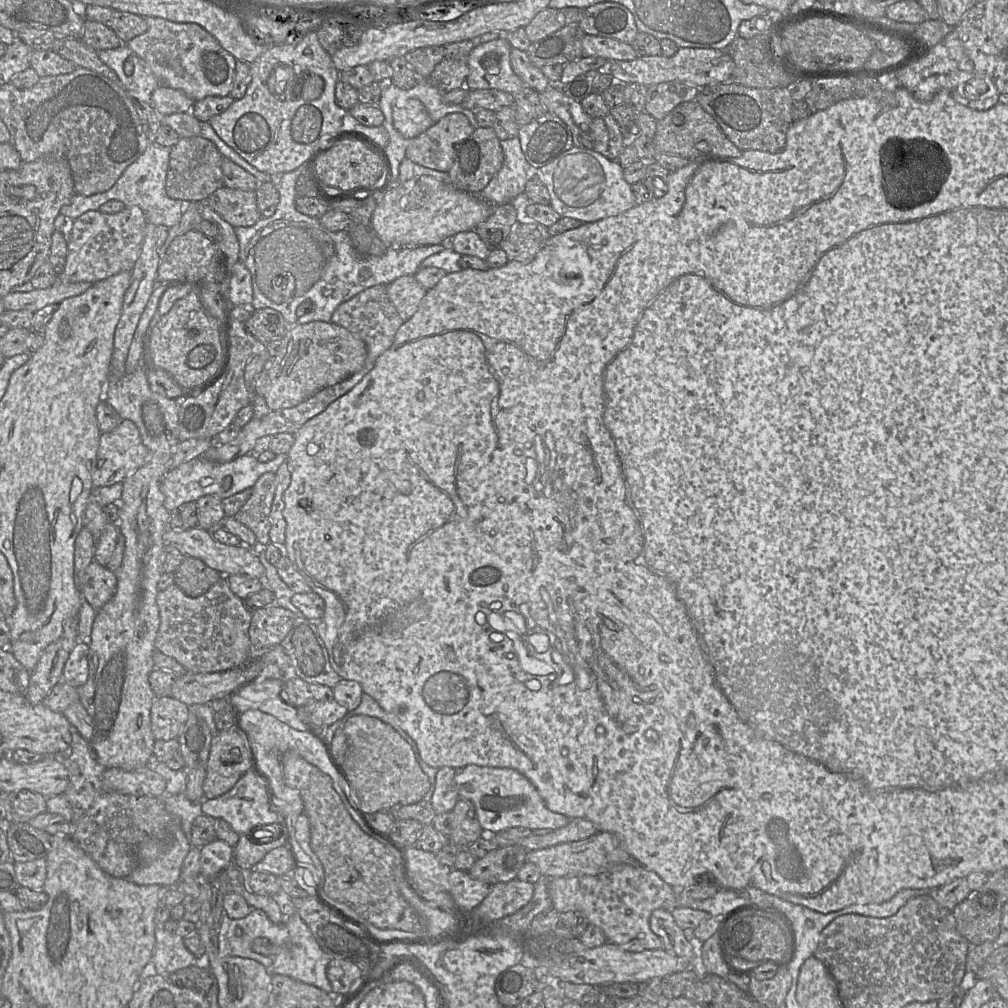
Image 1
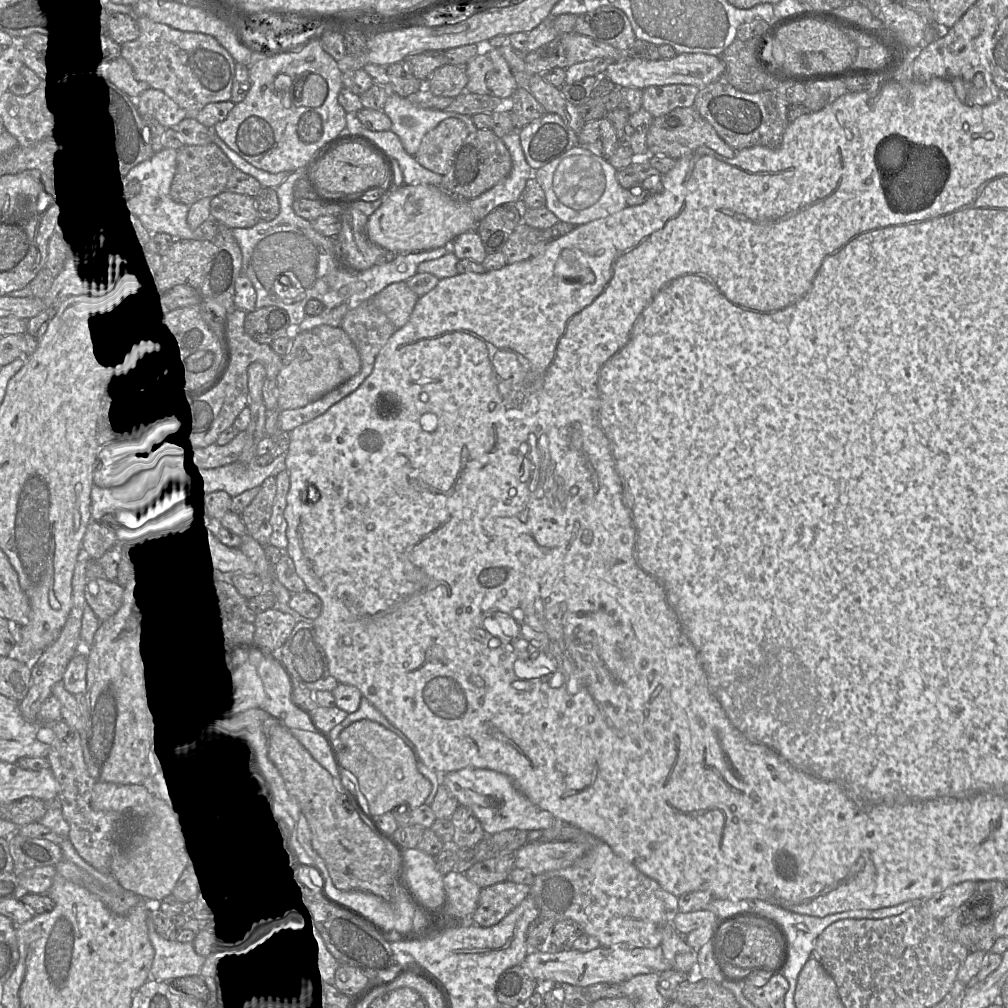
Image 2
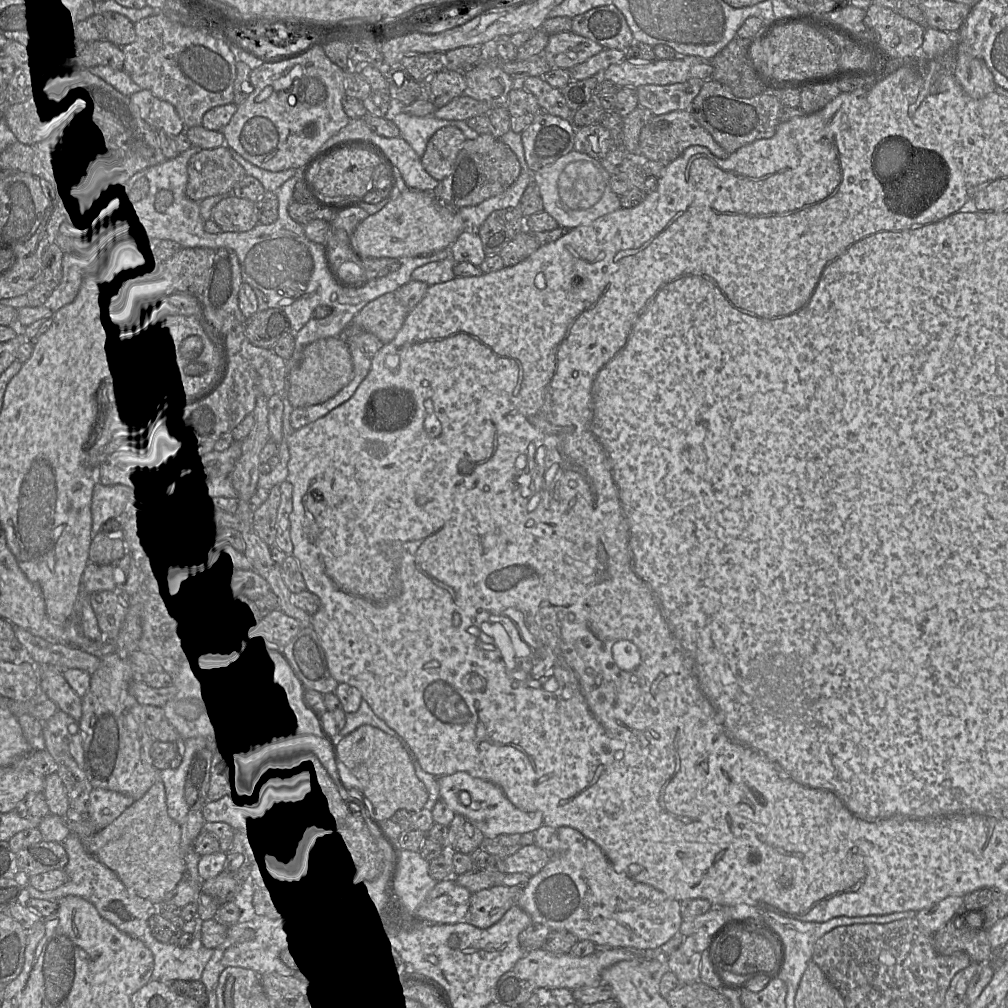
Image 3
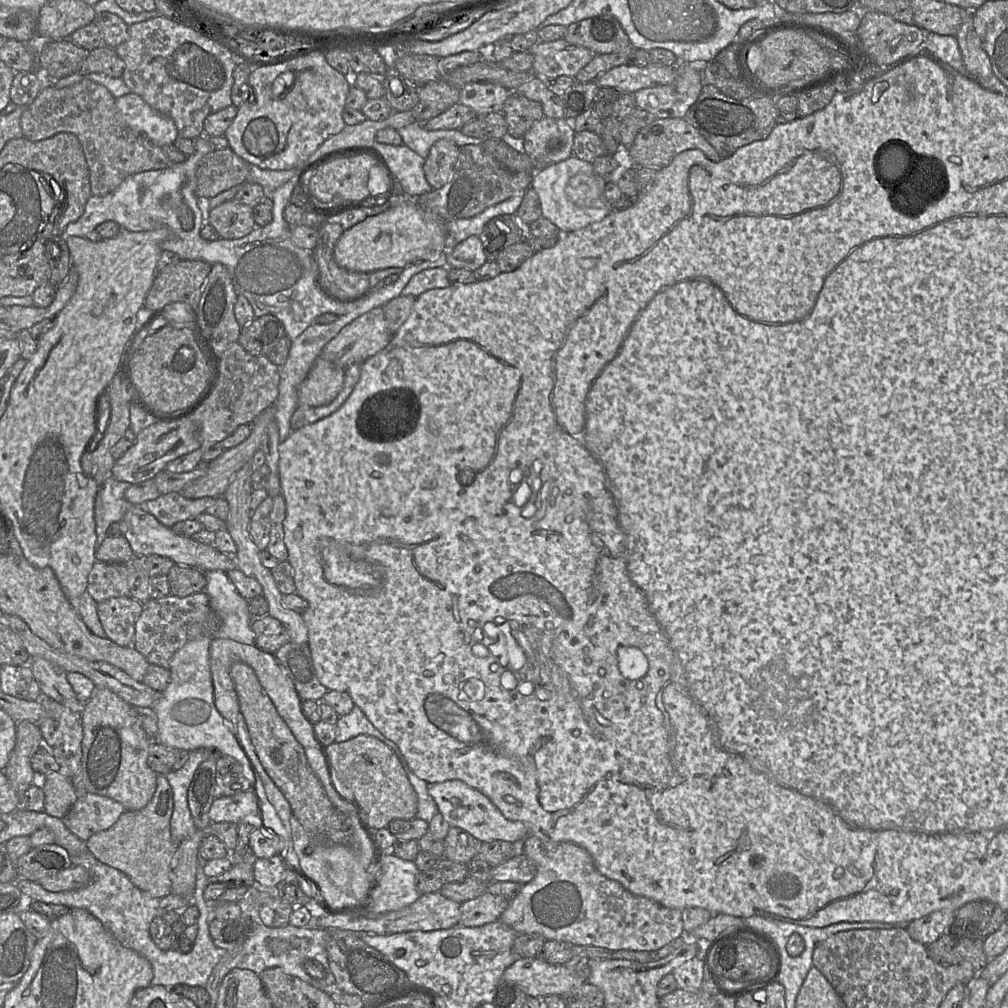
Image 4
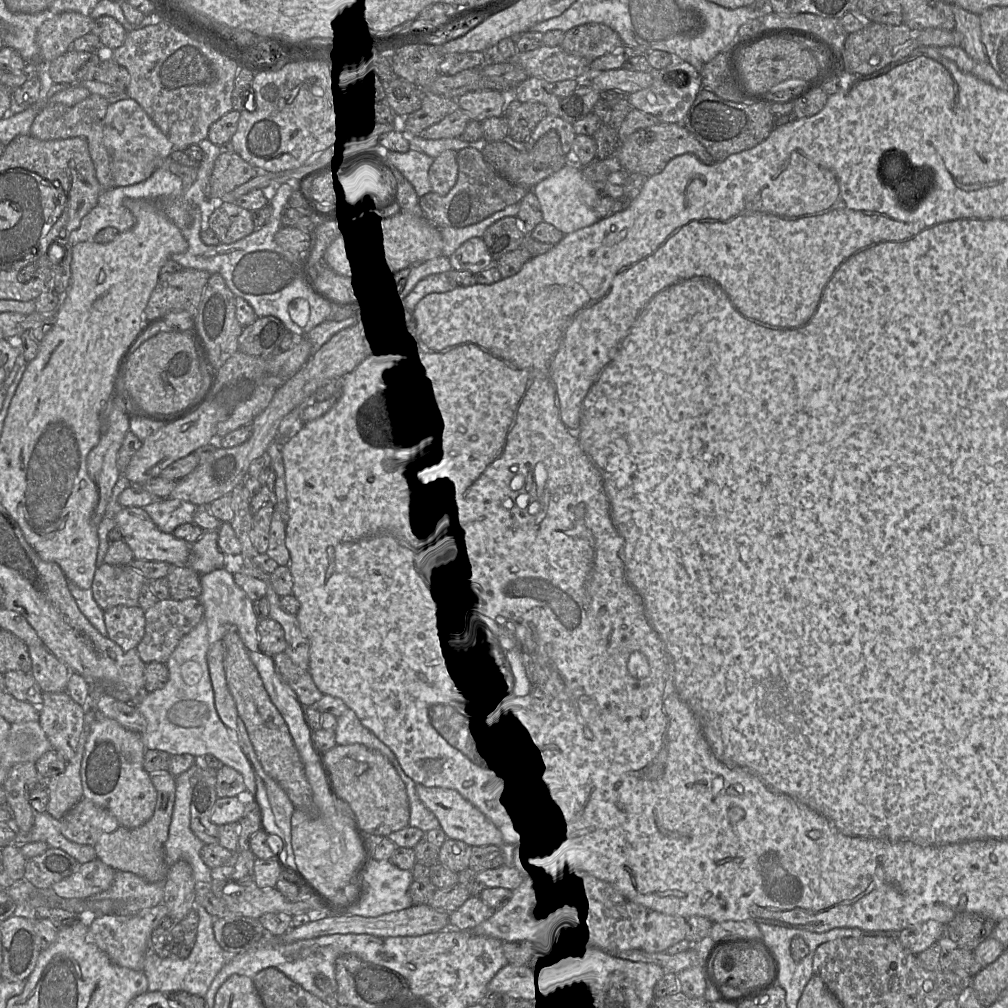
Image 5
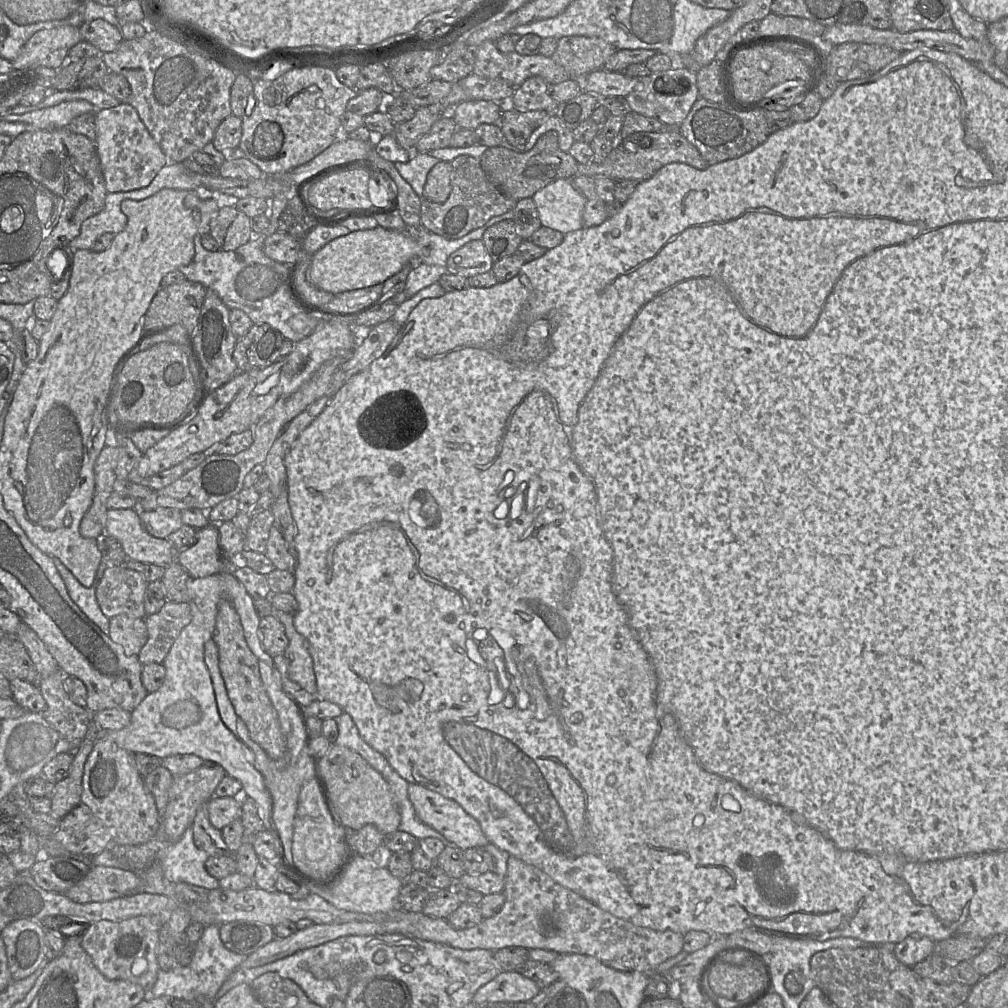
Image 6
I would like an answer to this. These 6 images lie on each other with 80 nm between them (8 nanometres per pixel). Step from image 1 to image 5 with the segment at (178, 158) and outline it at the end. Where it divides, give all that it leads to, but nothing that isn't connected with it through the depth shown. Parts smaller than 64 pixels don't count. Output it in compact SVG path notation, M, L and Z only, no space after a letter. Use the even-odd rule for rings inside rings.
M223 151L214 162L210 177L209 198L230 193L239 185L258 175L258 170L235 151Z

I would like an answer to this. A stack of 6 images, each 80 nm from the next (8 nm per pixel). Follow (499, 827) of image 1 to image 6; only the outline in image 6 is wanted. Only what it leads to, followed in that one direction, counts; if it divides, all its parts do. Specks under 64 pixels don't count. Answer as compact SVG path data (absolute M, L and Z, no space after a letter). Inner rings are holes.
M410 783L408 785L408 798L414 807L417 818L425 825L438 831L449 843L456 847L465 850L483 848L489 844L478 821L470 816L457 802L424 786Z

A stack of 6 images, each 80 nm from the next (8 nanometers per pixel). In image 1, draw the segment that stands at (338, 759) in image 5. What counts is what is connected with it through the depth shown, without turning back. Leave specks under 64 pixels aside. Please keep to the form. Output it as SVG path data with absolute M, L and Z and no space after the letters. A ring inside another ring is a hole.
M353 715L346 721L343 731L348 749L339 769L344 775L345 794L352 807L362 814L371 814L423 800L430 789L429 778L421 769L411 745L392 726L371 716Z

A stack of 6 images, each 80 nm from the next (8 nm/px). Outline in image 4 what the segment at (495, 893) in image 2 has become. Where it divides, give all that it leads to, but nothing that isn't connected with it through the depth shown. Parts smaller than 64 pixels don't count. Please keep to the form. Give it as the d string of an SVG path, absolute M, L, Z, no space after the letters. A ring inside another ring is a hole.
M484 892L480 896L465 901L460 906L459 924L464 927L481 927L499 919L509 905L501 896Z

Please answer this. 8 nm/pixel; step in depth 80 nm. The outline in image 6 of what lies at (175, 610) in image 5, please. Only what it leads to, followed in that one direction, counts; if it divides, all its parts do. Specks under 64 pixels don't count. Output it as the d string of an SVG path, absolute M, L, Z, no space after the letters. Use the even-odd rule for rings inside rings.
M165 601L159 612L146 616L148 638L138 654L140 663L163 663L173 643L191 619L189 602Z

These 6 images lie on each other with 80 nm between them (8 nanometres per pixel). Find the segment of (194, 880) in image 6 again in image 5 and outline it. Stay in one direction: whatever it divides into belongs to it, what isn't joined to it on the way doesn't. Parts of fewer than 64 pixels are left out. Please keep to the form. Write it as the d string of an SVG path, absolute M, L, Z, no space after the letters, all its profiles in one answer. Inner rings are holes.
M200 761L194 764L187 771L175 777L176 795L172 820L169 828L169 837L164 844L165 862L168 867L171 867L176 862L184 860L188 862L193 870L193 876L197 883L211 884L213 878L211 869L204 863L201 857L201 850L204 846L203 842L197 838L191 829L191 812L190 804L192 798L192 790L197 783L197 772L203 769Z

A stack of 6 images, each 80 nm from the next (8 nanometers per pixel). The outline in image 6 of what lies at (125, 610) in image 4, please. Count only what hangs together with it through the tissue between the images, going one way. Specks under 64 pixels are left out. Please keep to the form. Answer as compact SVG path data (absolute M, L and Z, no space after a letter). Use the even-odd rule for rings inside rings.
M126 614L114 616L109 621L109 637L122 646L127 656L138 656L148 638L145 619Z

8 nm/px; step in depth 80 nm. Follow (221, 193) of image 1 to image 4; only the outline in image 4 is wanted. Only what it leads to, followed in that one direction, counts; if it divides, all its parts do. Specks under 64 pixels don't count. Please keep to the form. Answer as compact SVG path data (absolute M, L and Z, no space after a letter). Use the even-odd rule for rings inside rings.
M234 199L210 210L208 223L218 231L222 239L241 238L256 227L253 207Z

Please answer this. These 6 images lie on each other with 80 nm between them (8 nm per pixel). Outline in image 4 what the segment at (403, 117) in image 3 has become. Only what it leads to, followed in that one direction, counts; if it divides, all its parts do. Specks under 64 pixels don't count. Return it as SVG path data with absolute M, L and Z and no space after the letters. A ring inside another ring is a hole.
M419 122L406 125L397 131L403 144L423 158L428 156L431 146L439 139L450 140L459 147L470 144L481 145L483 141L464 135L460 129L427 130Z

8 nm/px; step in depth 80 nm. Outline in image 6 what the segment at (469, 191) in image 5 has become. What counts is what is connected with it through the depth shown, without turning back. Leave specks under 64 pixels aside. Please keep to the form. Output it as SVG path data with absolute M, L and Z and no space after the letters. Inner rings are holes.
M460 155L452 162L452 191L443 203L422 198L420 220L423 232L438 234L446 239L461 238L482 227L489 219L512 210L517 201L505 196L489 179L480 161L469 155Z

